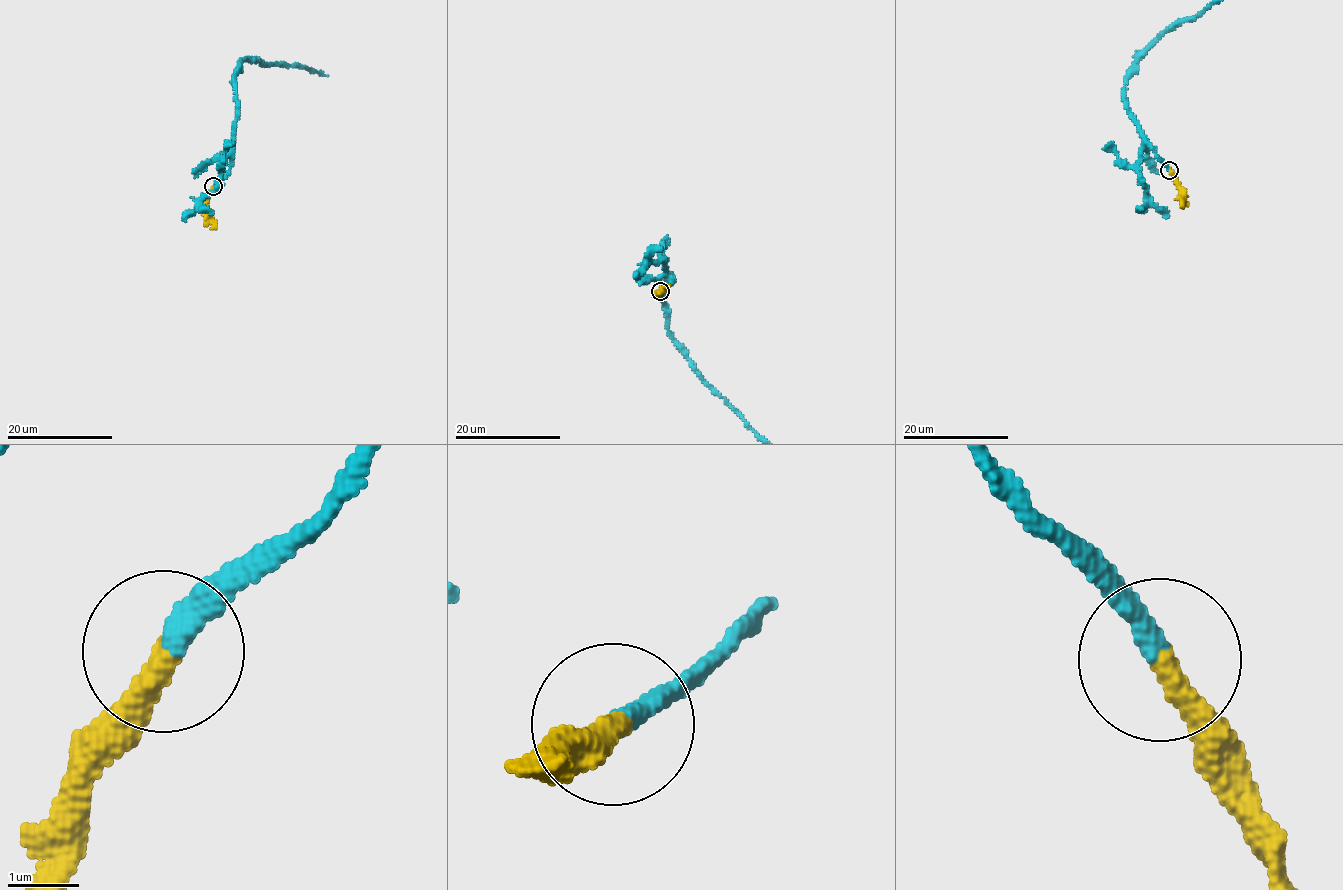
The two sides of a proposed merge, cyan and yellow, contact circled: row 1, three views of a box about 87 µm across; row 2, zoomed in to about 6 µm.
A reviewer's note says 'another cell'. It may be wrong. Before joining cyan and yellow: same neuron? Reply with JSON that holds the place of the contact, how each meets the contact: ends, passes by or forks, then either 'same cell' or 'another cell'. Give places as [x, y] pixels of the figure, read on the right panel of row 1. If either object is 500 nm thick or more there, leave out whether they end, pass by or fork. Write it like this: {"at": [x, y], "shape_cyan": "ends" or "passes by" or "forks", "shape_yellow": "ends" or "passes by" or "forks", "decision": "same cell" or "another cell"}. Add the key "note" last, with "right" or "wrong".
{"at": [1169, 170], "shape_cyan": "ends", "shape_yellow": "ends", "decision": "same cell", "note": "wrong"}

